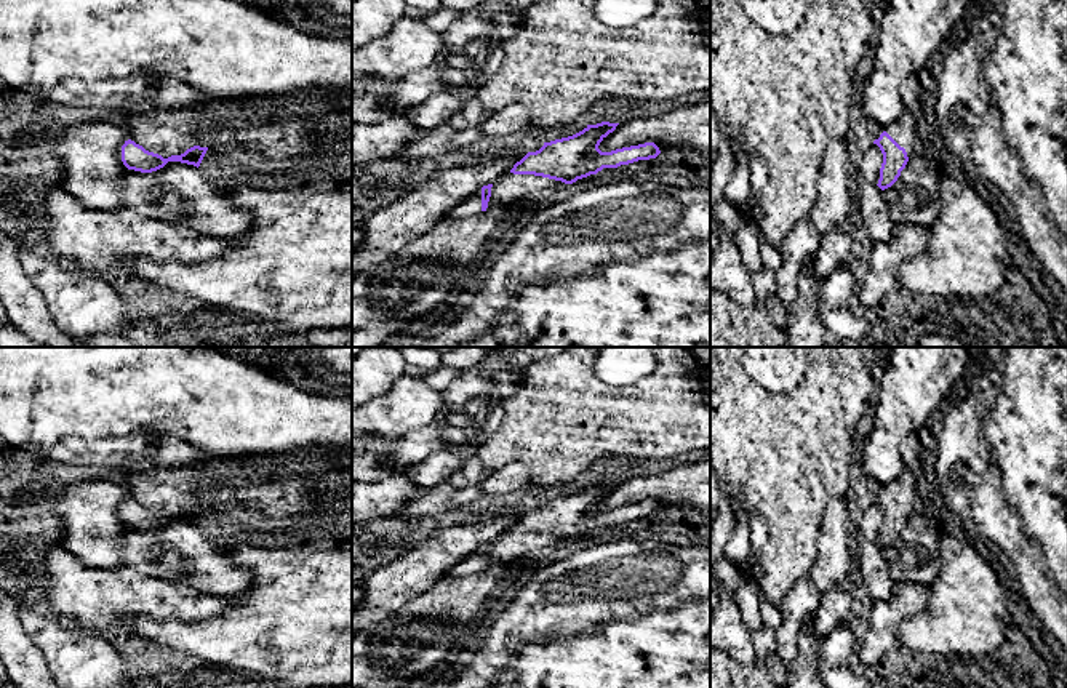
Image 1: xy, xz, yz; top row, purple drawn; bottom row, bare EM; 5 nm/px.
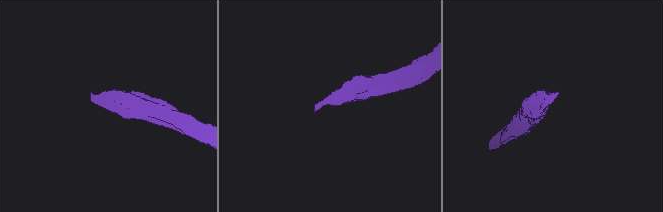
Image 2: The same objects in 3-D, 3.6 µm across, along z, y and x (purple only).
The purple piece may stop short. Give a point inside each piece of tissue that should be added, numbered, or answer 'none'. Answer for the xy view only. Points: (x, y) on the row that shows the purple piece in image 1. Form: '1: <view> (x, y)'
1: xy (167, 133)

